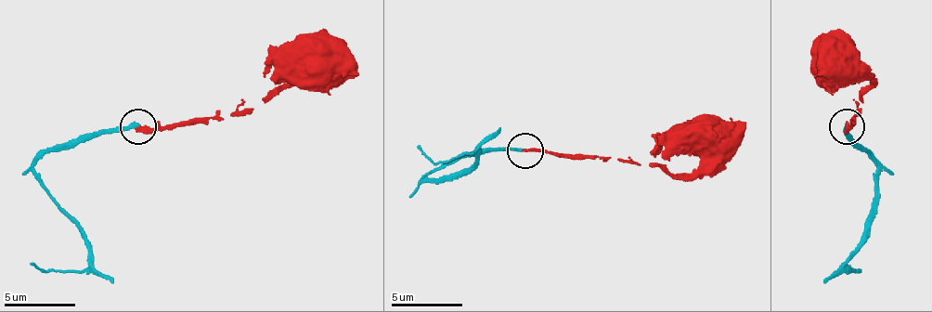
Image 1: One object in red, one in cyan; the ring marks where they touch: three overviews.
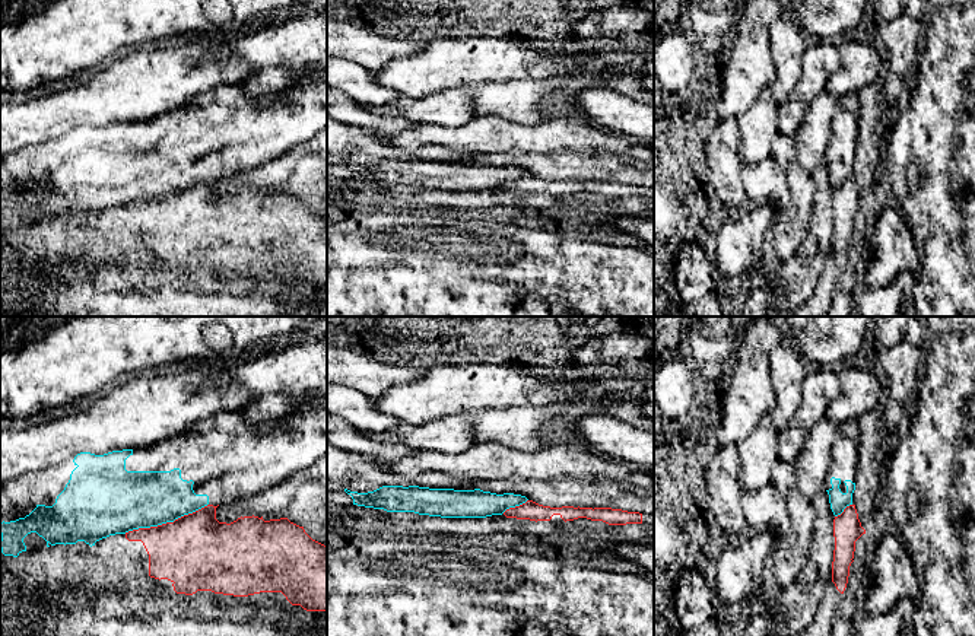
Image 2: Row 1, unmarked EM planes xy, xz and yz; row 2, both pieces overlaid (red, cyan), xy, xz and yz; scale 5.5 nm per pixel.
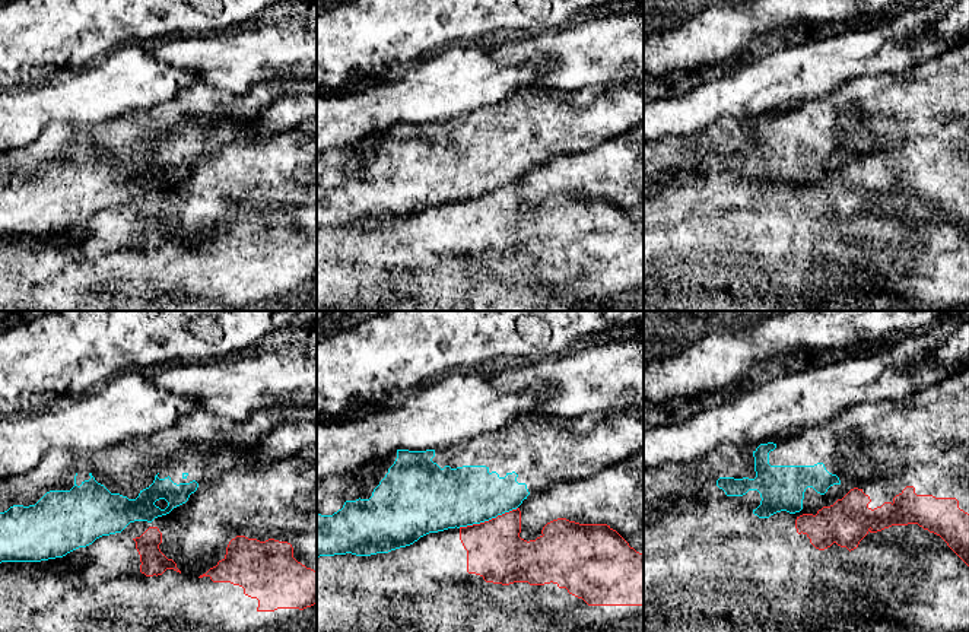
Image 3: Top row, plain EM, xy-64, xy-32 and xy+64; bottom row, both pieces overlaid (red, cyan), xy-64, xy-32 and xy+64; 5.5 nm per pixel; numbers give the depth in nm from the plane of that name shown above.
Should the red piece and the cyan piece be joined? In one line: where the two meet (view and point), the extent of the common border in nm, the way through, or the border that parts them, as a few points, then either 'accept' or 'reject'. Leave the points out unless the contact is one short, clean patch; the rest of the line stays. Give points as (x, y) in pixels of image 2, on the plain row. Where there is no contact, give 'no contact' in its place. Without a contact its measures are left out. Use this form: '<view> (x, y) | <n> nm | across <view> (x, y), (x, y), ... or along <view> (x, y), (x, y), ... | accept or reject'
xy (167, 196) | 500 nm | along xy (207, 177), (172, 194), (139, 200), (124, 206) | reject

